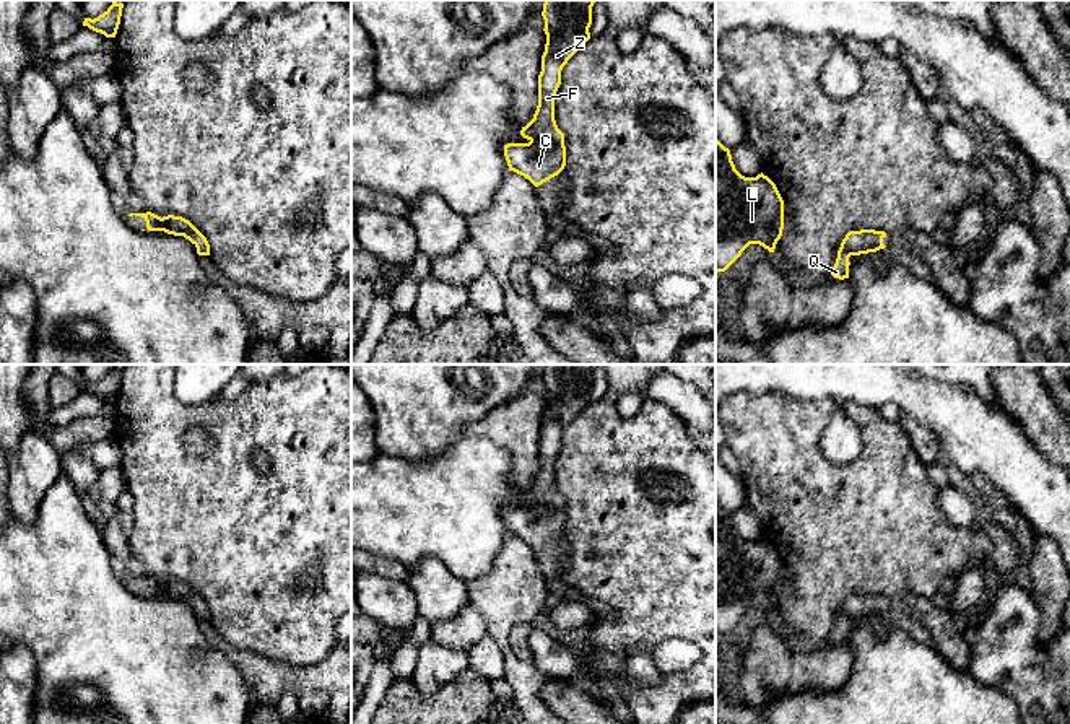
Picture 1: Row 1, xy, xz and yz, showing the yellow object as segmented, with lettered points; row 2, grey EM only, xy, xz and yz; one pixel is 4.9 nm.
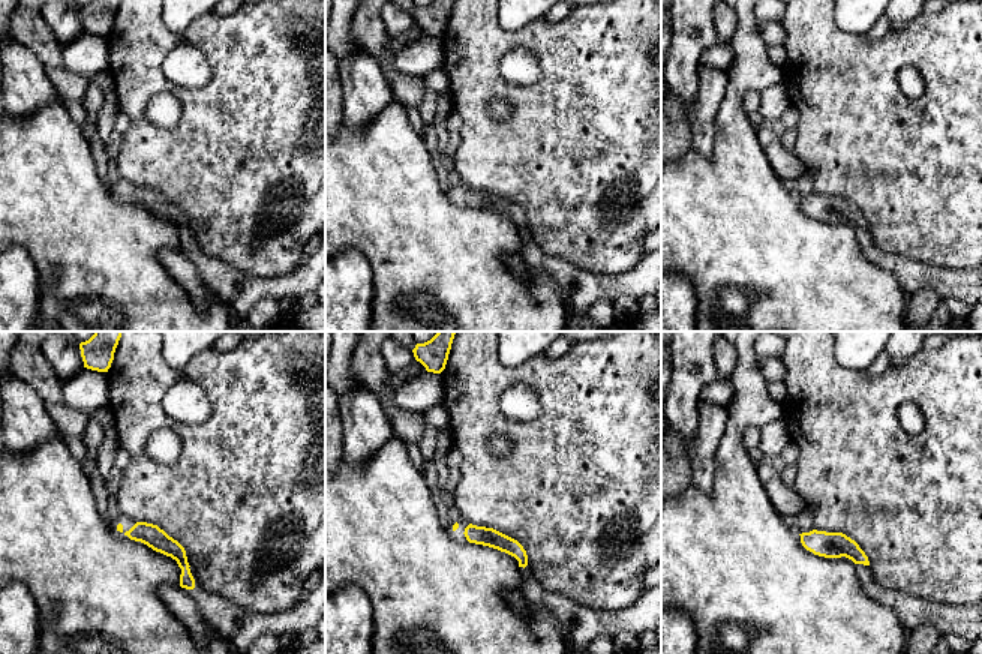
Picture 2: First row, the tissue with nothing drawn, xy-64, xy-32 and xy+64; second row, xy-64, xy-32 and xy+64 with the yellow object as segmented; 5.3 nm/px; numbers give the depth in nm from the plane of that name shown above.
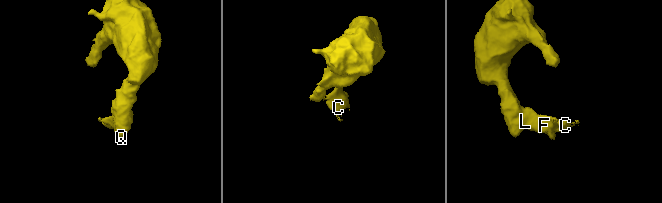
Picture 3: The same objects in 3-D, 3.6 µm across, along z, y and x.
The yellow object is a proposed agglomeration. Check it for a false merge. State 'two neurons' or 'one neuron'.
one neuron

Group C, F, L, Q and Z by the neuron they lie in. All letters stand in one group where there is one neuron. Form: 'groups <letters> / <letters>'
groups C F L Q Z

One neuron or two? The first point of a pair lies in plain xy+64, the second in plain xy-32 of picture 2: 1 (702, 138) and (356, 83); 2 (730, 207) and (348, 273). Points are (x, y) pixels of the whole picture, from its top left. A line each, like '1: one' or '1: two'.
1: one
2: two

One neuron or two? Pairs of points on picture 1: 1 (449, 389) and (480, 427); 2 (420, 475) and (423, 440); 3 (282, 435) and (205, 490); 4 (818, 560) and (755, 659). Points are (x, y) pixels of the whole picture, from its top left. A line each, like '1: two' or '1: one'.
1: two
2: two
3: one
4: two

